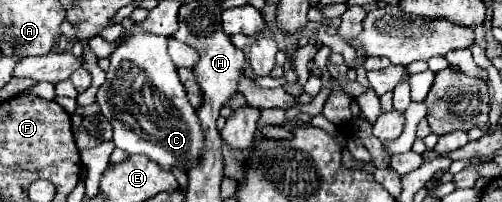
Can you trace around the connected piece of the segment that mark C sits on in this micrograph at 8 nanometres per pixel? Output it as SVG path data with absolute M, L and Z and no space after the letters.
M134 32L124 44L116 48L116 52L110 56L110 68L106 82L98 88L96 104L100 106L100 112L110 120L114 128L114 144L116 148L128 152L128 154L146 154L162 168L178 166L180 170L190 170L200 156L204 148L204 136L202 128L198 124L196 110L190 106L184 86L180 84L176 66L172 64L168 56L166 36L158 36L152 32Z

